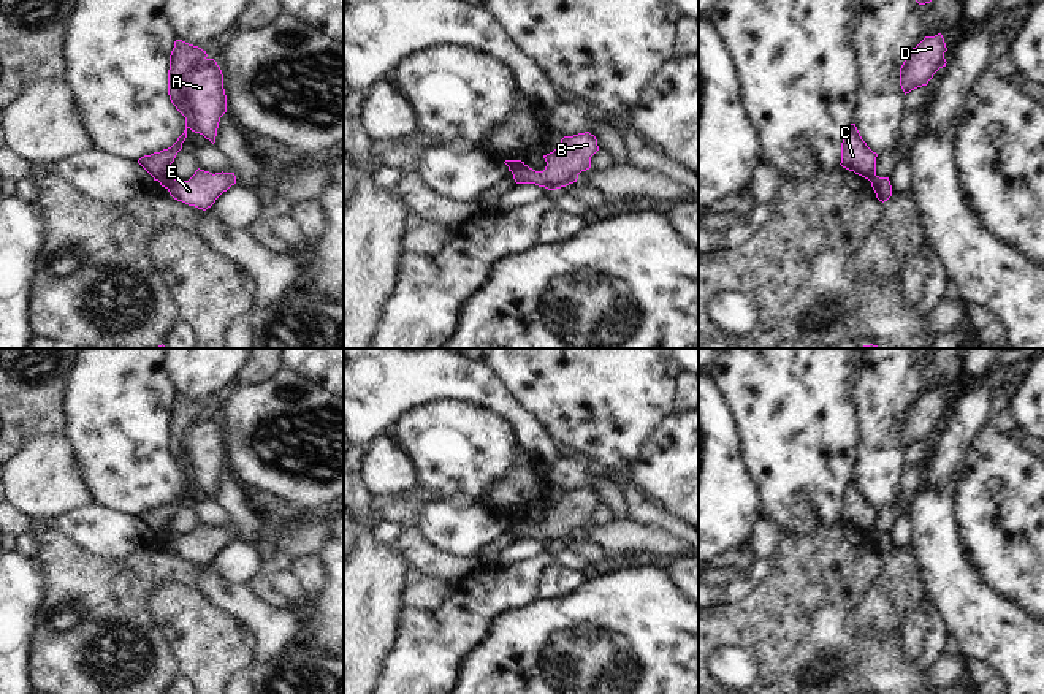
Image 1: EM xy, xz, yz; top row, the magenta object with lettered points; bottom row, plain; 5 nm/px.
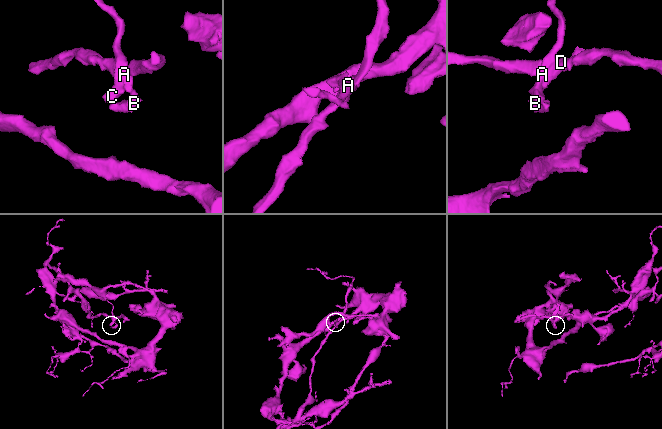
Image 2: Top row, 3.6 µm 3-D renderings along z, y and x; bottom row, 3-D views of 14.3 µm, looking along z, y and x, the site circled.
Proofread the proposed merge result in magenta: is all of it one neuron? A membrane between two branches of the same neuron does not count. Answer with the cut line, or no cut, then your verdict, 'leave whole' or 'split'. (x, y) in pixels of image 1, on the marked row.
cut in xy along (206, 59), (190, 70), (182, 86), (187, 127); split

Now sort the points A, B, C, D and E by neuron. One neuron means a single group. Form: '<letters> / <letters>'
A B D E / C

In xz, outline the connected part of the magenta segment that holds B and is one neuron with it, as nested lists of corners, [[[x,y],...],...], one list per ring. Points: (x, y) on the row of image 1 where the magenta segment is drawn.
[[[589,132],[564,136],[559,146],[543,155],[547,166],[535,171],[528,165],[512,170],[516,184],[535,184],[556,190],[577,182],[578,174],[591,168],[591,157],[599,151],[597,139]]]

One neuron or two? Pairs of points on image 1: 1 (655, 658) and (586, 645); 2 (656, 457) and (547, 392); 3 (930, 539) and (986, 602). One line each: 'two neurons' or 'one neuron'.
1: one neuron
2: two neurons
3: one neuron

